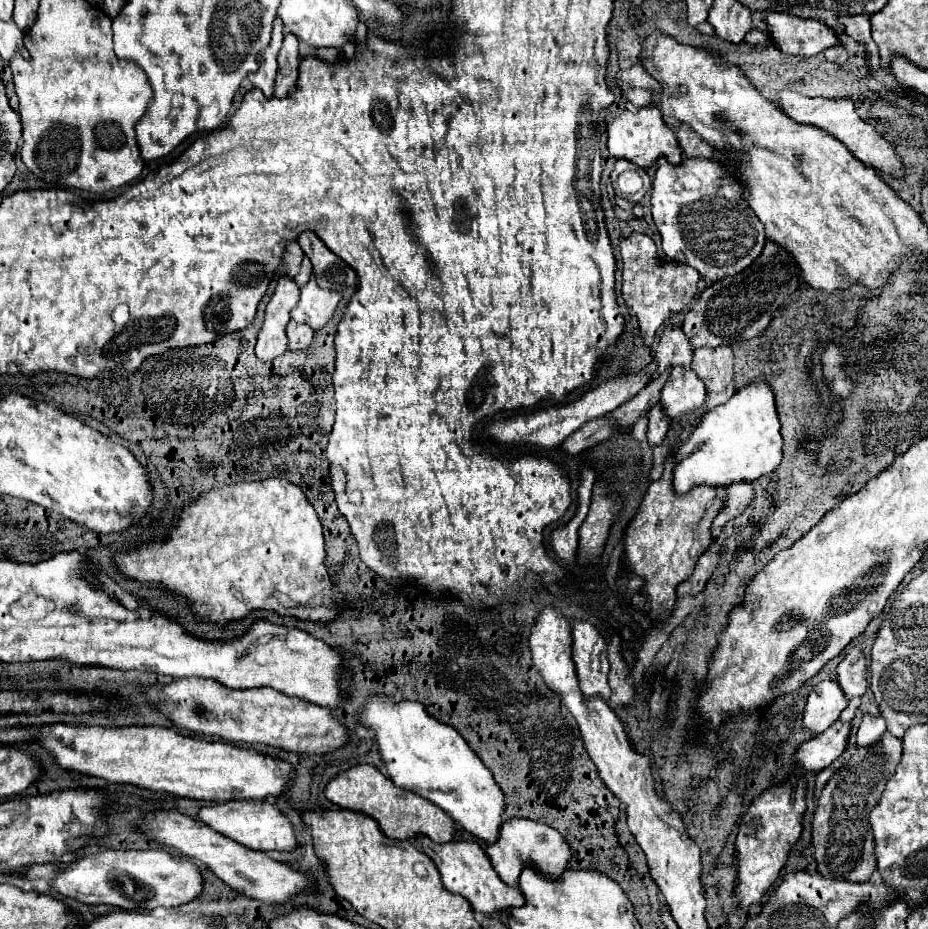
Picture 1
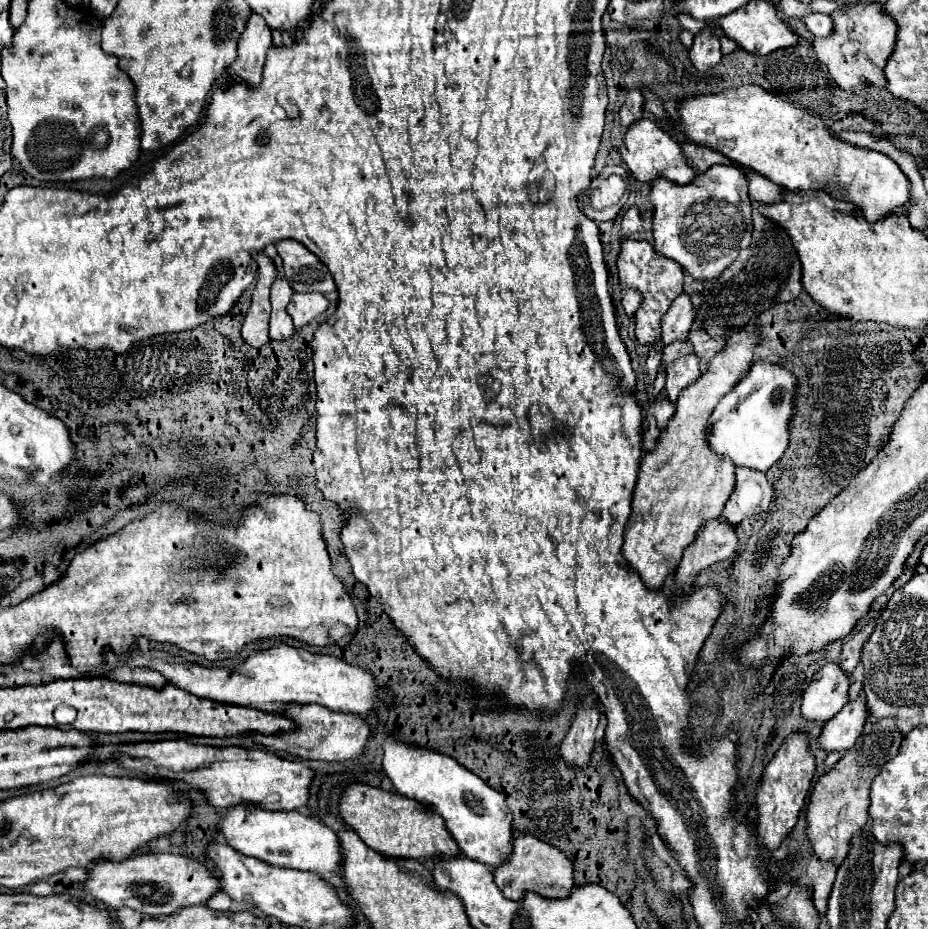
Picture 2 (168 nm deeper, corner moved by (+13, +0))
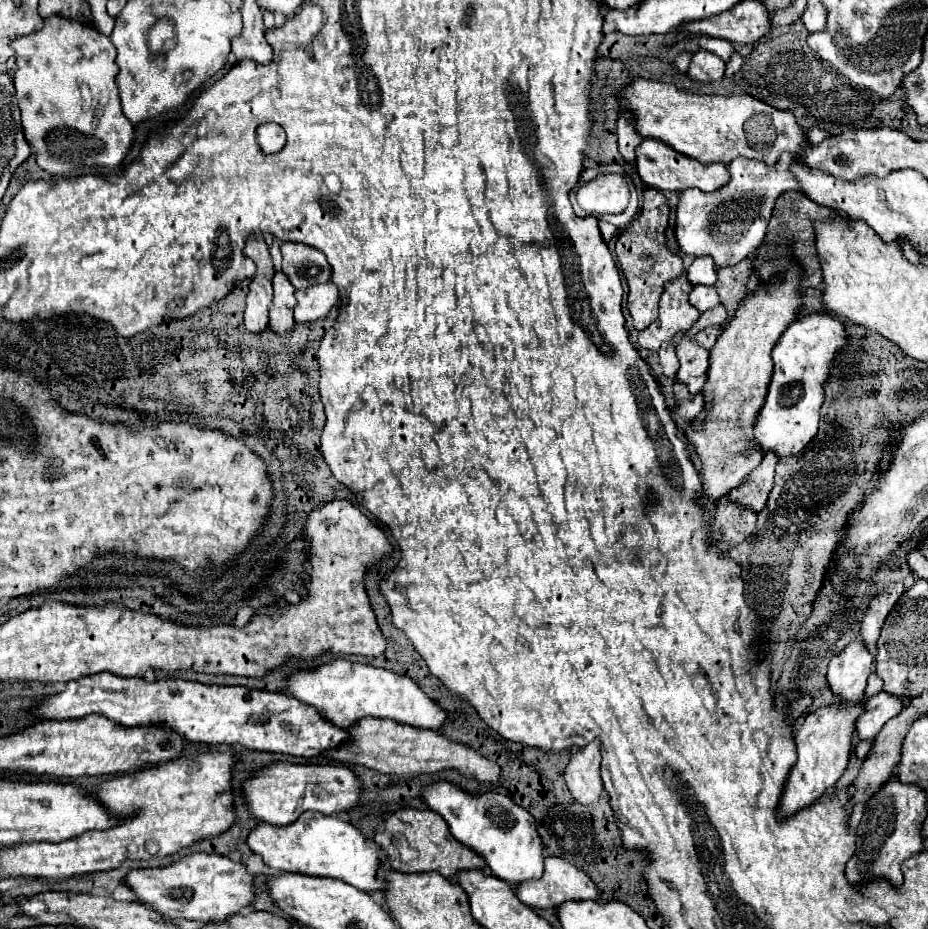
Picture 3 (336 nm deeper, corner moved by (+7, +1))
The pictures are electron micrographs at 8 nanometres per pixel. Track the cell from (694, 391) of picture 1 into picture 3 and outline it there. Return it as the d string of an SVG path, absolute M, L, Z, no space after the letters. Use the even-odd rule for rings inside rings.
M682 338L680 344L676 346L678 358L680 358L680 370L676 380L684 382L690 392L698 394L702 392L706 384L706 374L708 374L708 356L710 352L702 348L694 338Z

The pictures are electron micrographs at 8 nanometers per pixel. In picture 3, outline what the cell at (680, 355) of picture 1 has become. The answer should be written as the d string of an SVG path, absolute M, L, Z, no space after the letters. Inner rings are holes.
M698 286L698 288L692 288L690 304L694 304L694 308L698 308L700 312L716 308L720 304L716 286Z

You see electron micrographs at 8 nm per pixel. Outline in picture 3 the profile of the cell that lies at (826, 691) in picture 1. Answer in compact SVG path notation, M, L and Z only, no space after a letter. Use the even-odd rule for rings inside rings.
M852 640L838 656L830 660L828 684L844 702L860 702L864 698L866 680L872 672L874 656L862 640Z

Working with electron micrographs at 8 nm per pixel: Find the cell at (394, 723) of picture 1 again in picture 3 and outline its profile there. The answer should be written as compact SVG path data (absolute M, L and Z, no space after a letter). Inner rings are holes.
M436 782L430 784L424 792L424 802L430 806L430 810L438 812L448 822L448 828L456 840L460 840L486 860L496 878L510 882L512 886L542 878L544 846L536 830L536 820L528 810L514 804L508 796L496 792L474 796L462 792L450 782Z

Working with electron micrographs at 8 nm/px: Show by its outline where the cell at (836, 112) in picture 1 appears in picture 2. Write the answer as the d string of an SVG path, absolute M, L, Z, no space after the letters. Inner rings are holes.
M742 85L742 87L724 89L720 93L686 97L678 103L678 113L680 113L680 119L676 123L676 129L686 139L698 145L712 147L714 151L730 157L732 161L742 163L744 167L756 169L758 173L764 173L764 177L770 177L770 181L776 181L780 187L786 187L790 191L816 189L816 185L826 185L820 189L838 191L840 197L856 203L864 211L868 221L876 221L884 217L886 213L896 211L898 207L906 205L912 199L910 183L906 175L890 157L886 157L884 153L856 147L852 143L836 139L834 133L826 127L822 117L804 113L796 105L776 97L772 91L766 91L760 85Z

